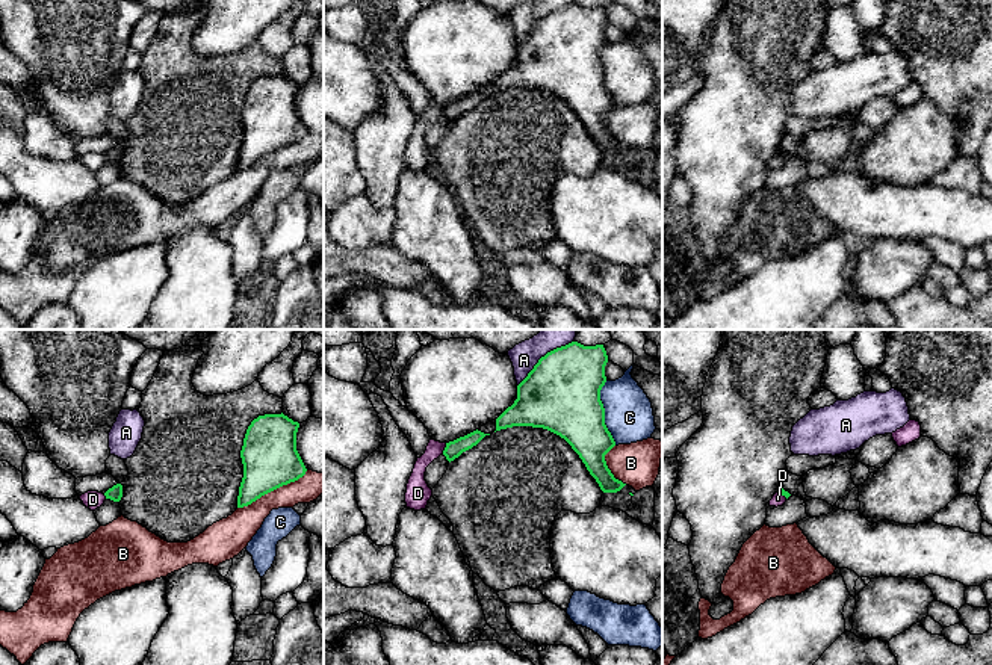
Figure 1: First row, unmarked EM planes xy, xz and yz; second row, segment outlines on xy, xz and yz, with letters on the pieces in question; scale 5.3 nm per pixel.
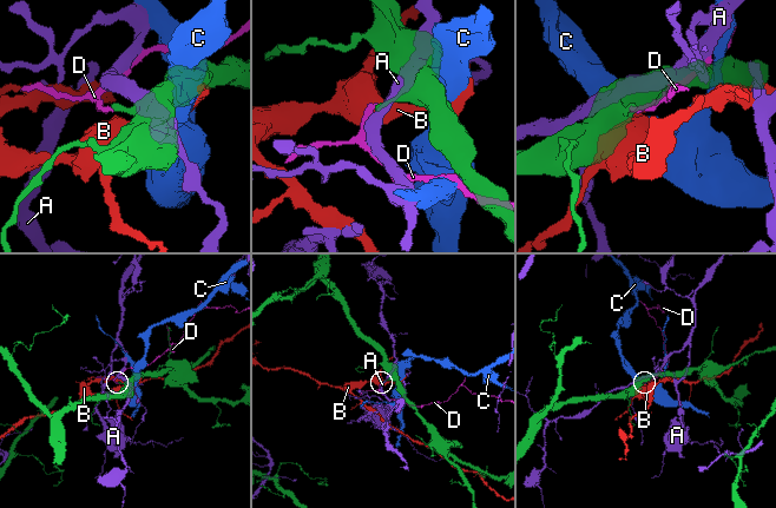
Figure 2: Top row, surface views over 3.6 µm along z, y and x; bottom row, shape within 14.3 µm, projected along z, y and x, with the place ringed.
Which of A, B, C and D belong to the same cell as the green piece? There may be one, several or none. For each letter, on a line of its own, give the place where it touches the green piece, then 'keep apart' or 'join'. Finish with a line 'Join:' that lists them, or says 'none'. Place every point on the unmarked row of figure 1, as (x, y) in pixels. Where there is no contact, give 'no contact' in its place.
A: meets green in xz at (545, 17); keep apart
B: meets green in xy at (272, 151); keep apart
C: meets green in xz at (604, 74); keep apart
D: meets green in xz at (445, 109); keep apart
Join: none

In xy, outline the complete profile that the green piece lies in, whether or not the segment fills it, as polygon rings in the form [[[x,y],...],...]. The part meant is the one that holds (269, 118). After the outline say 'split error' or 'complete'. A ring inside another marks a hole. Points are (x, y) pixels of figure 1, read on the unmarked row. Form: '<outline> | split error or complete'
[[[283,74],[259,77],[251,83],[240,112],[243,139],[237,169],[305,136],[307,130],[296,112],[298,89],[299,85]]] | complete

